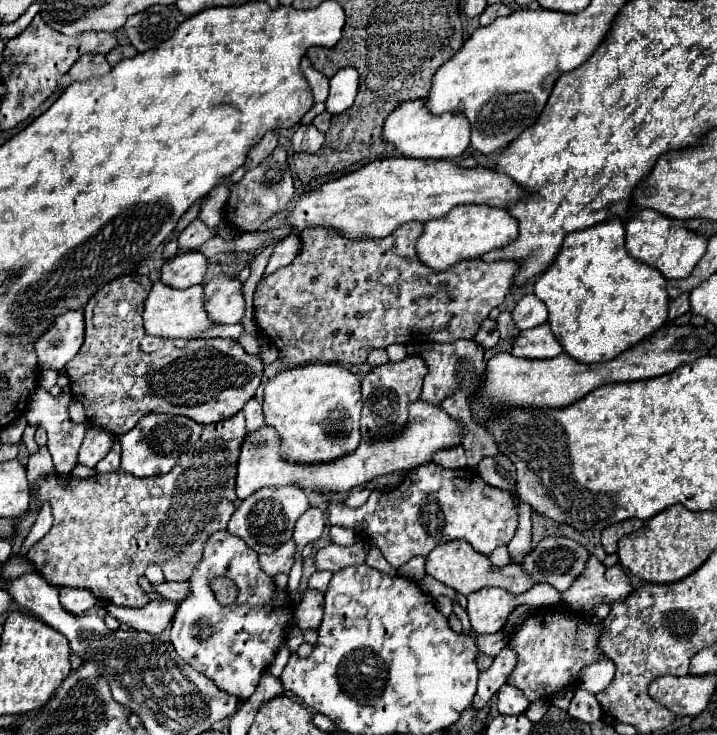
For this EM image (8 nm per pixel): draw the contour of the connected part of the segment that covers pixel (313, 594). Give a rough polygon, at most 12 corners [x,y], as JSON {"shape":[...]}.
{"shape":[[307,589],[295,609],[301,631],[319,629],[323,593]]}

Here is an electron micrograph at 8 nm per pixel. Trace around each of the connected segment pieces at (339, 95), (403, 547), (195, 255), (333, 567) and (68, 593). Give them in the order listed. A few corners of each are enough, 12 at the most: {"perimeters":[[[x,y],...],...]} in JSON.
{"perimeters":[[[341,69],[325,101],[331,115],[347,111],[357,95],[359,75]],[[411,469],[357,509],[328,496],[397,569],[457,539],[491,555],[517,503],[471,469]],[[189,251],[163,265],[161,281],[175,289],[201,285],[207,257]],[[331,543],[315,555],[317,571],[365,563],[369,545]],[[59,589],[61,607],[71,615],[91,609],[97,599],[85,589]]]}

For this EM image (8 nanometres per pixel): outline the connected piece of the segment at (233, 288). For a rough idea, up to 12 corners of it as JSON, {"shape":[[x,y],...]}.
{"shape":[[217,275],[205,287],[205,311],[215,325],[239,323],[243,285]]}

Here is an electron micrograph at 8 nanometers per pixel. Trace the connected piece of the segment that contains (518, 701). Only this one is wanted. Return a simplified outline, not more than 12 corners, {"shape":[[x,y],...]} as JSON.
{"shape":[[517,687],[499,689],[497,707],[503,715],[521,715],[529,699]]}

